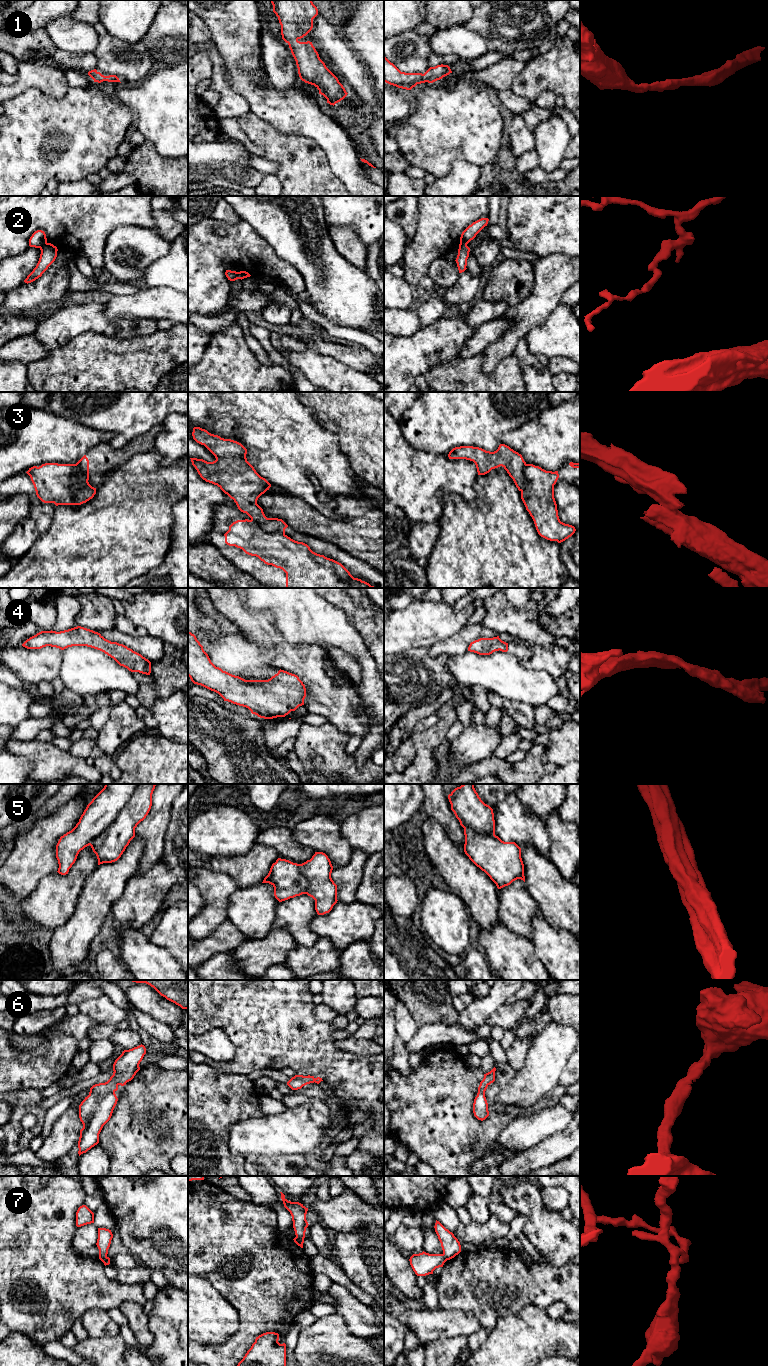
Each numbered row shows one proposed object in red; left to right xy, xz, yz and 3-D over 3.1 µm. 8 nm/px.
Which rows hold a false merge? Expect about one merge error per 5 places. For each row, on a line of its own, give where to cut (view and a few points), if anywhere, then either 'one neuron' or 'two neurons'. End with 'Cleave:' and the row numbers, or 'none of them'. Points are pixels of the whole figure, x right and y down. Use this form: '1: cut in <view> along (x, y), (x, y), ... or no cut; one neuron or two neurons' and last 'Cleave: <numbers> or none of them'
1: no cut; one neuron
2: cut in xy along (46, 242), (40, 248); two neurons
3: cut in xz along (251, 518), (266, 531), (279, 531), (284, 534); two neurons
4: no cut; one neuron
5: cut in xy along (138, 784), (117, 817), (89, 844); two neurons
6: no cut; one neuron
7: cut in xz along (296, 1236), (303, 1238); two neurons
Cleave: 2, 3, 5, 7

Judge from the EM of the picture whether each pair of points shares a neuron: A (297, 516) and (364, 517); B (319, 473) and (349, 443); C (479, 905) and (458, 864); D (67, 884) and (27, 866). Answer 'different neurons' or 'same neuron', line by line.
A: same neuron
B: different neurons
C: same neuron
D: different neurons

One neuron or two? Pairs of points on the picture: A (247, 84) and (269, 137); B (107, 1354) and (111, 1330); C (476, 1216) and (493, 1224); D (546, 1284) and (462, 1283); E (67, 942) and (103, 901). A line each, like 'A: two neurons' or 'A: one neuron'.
A: two neurons
B: two neurons
C: two neurons
D: one neuron
E: one neuron

